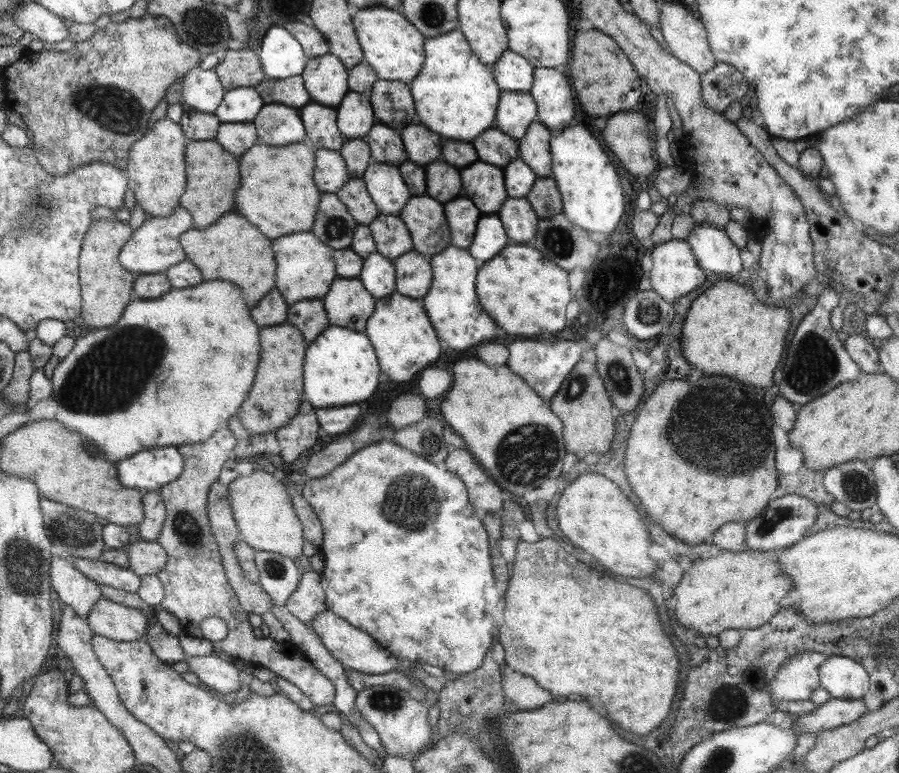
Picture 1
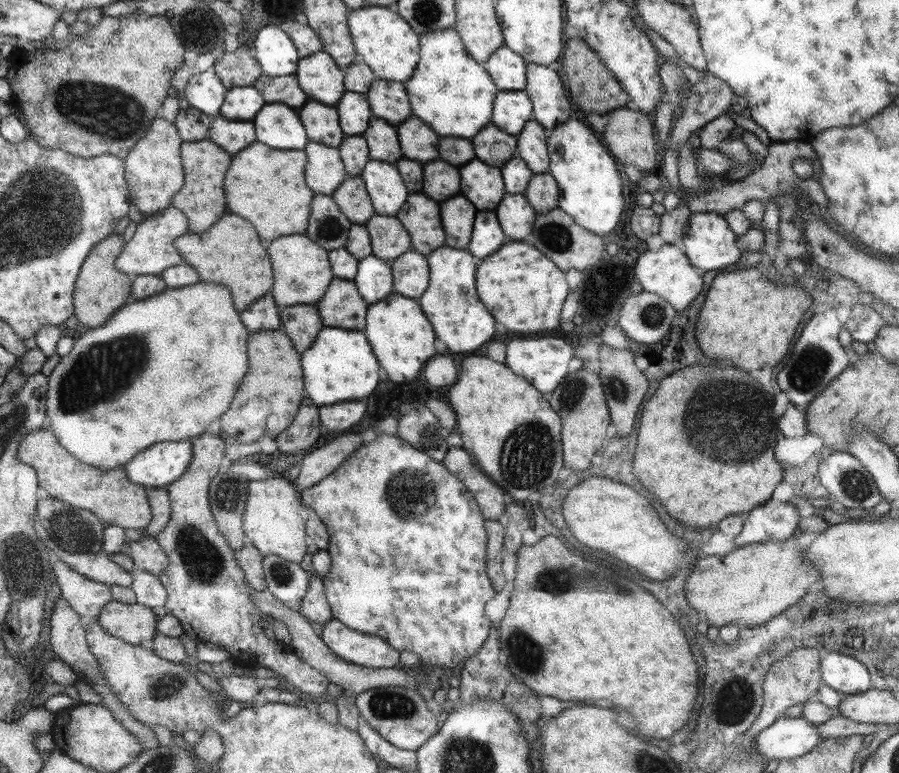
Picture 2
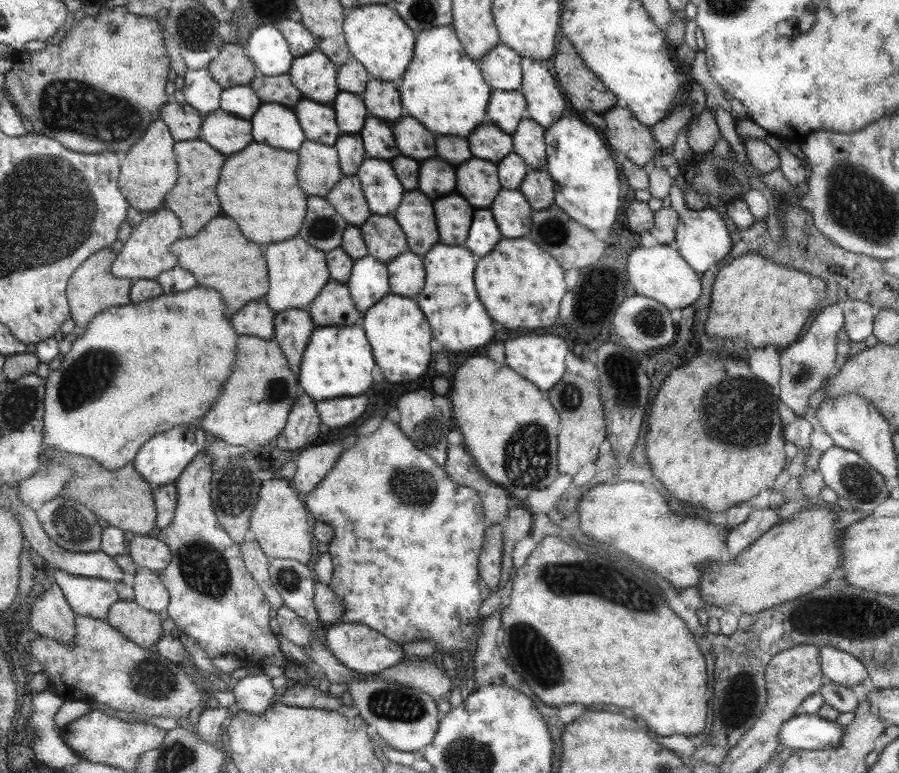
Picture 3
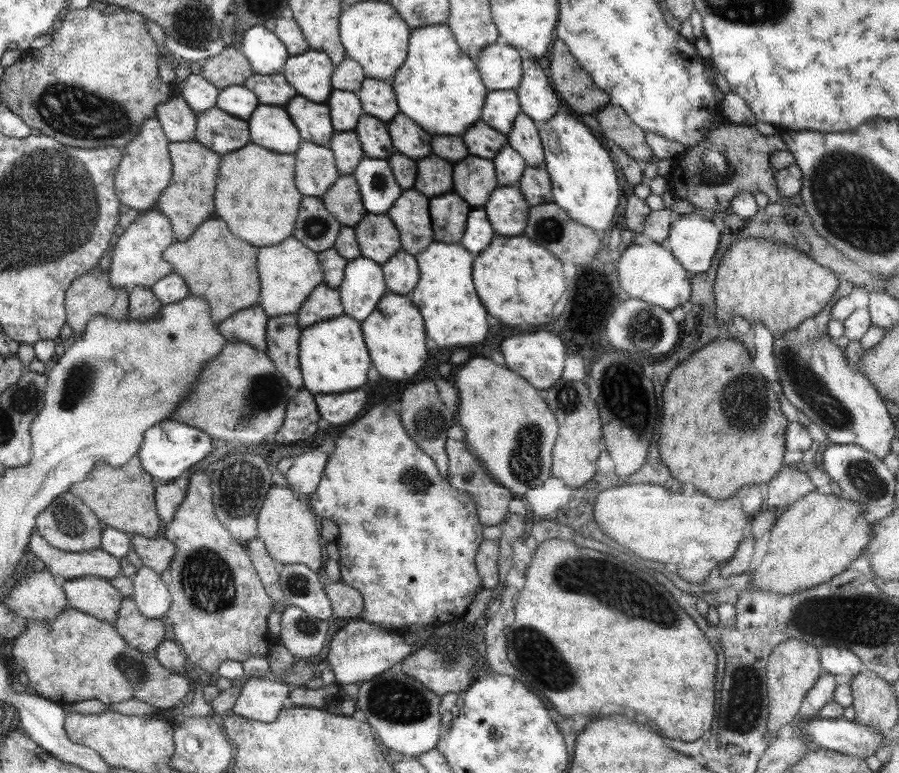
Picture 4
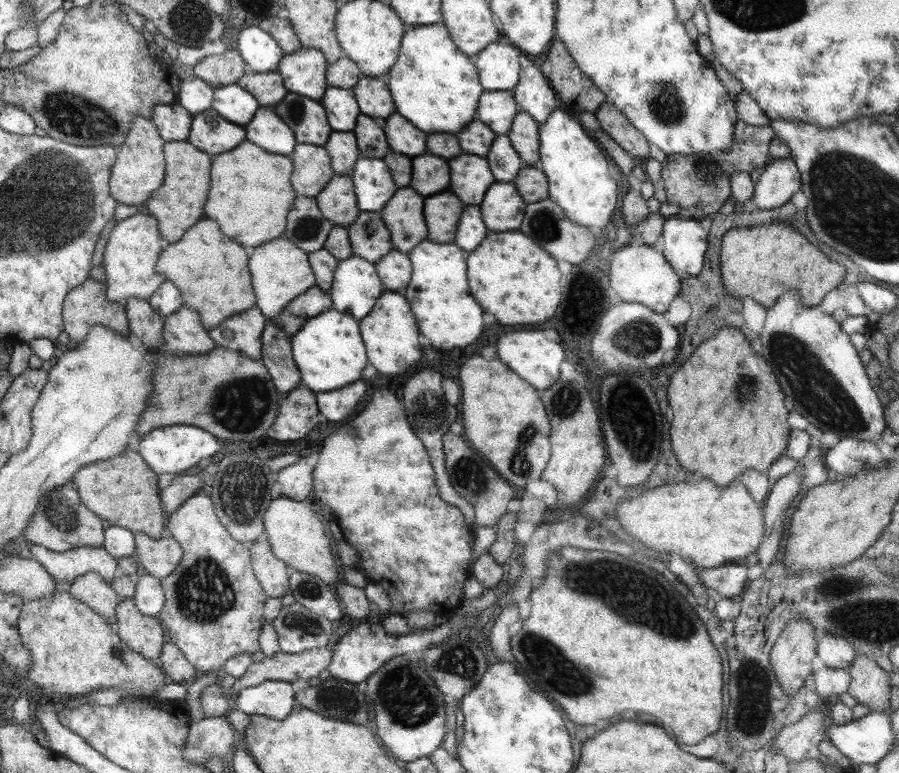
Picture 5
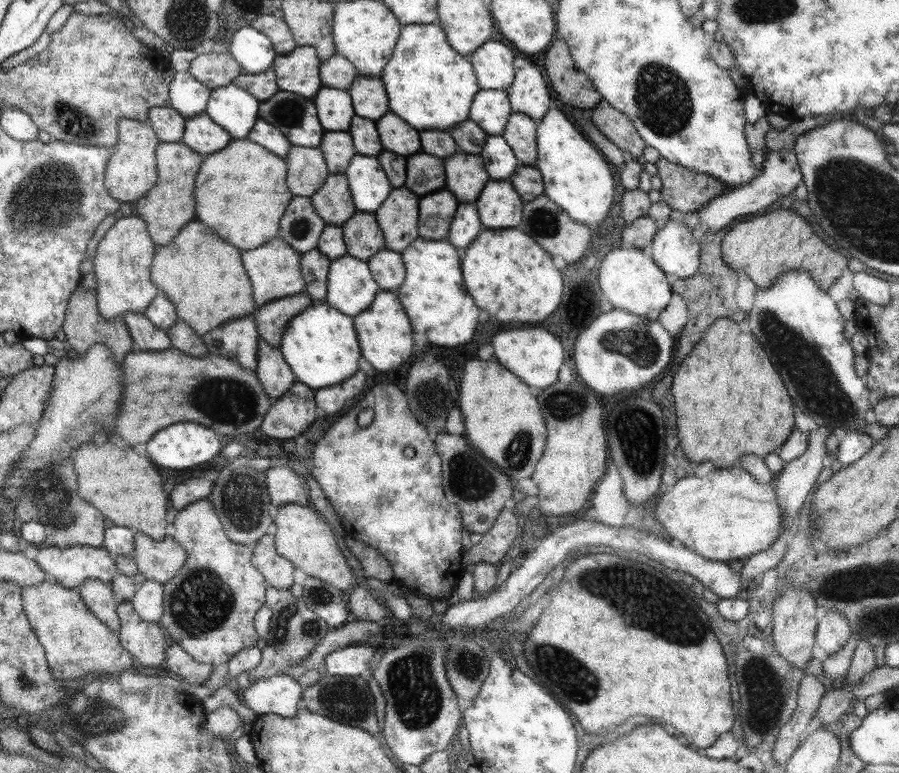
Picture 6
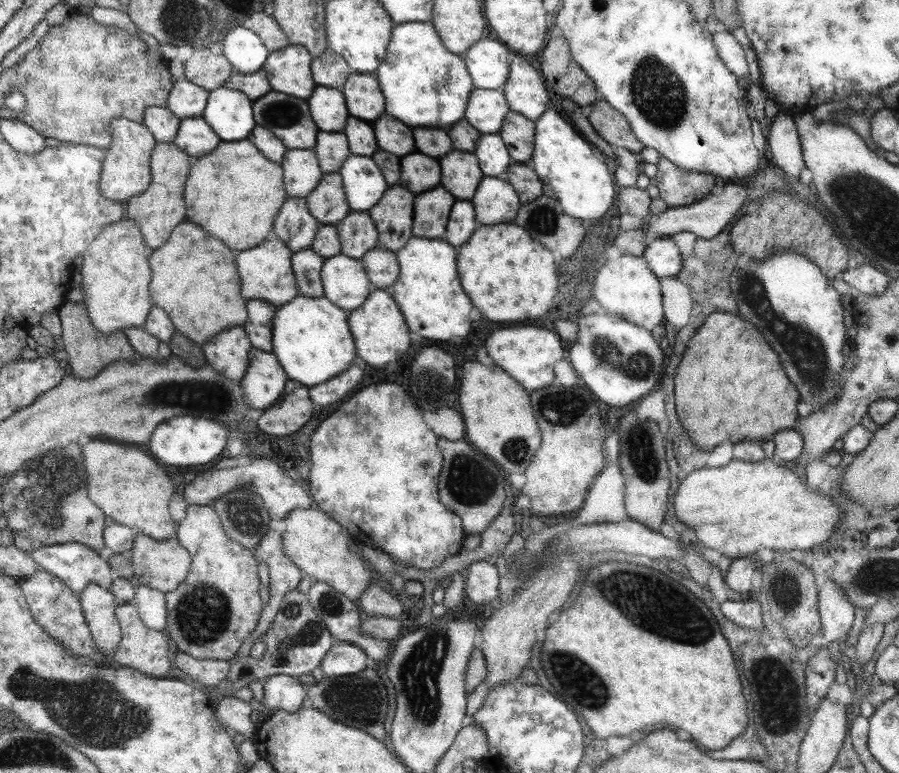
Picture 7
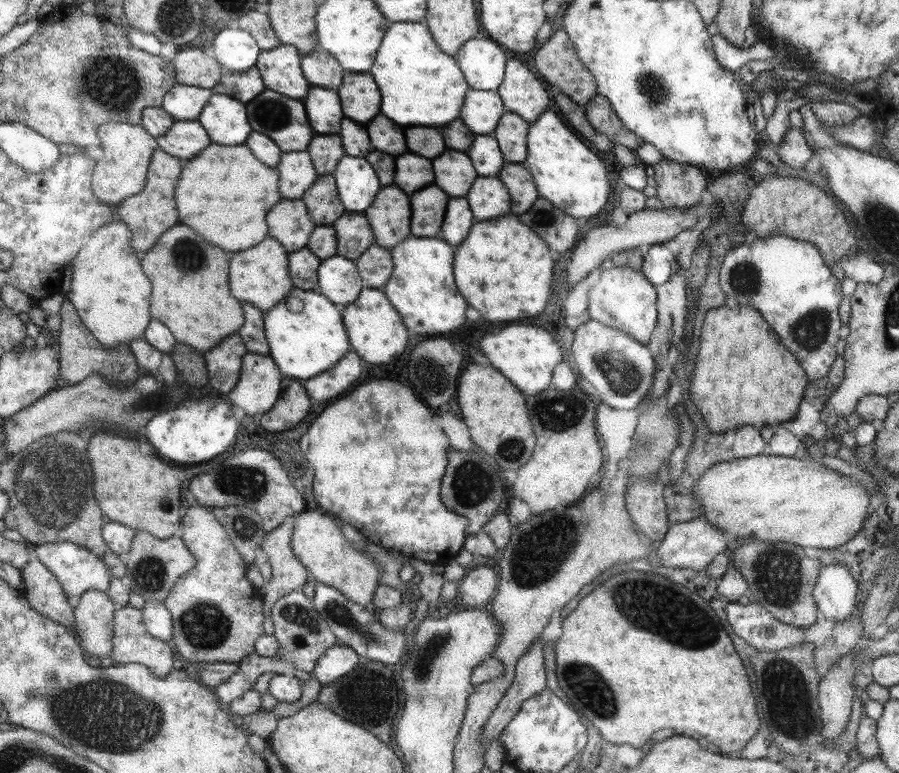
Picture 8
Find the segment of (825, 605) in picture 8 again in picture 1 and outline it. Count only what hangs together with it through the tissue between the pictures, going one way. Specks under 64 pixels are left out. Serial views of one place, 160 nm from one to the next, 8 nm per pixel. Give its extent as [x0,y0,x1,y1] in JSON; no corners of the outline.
[818,656,870,699]

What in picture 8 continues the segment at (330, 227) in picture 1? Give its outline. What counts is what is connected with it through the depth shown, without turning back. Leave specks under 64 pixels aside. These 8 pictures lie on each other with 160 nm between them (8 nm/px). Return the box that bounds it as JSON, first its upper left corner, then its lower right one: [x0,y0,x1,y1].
[267,199,315,254]

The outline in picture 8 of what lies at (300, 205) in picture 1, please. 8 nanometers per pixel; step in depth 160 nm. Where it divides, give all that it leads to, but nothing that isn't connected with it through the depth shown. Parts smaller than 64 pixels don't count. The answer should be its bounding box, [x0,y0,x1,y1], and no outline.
[174,143,282,252]

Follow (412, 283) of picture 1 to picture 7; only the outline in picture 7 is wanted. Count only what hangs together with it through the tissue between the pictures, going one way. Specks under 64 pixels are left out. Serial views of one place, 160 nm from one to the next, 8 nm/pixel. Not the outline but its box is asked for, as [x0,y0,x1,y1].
[360,246,399,290]

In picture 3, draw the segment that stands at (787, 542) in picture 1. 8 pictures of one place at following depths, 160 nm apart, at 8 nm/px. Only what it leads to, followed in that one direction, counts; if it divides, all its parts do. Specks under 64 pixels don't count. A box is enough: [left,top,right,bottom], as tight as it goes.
[725,508,782,560]

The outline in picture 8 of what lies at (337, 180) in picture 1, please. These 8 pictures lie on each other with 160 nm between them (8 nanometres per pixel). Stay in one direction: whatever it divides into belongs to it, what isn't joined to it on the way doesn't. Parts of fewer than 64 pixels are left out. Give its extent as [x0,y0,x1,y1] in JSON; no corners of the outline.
[277,151,317,199]

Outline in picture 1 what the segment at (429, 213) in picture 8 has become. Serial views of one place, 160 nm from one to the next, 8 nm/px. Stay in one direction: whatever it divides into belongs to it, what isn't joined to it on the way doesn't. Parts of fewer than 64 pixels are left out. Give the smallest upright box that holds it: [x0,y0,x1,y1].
[443,196,481,249]

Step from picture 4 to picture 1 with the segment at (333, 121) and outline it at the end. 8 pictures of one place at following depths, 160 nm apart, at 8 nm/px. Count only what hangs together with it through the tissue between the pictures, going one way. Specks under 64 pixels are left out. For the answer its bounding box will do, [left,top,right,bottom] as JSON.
[339,92,373,139]

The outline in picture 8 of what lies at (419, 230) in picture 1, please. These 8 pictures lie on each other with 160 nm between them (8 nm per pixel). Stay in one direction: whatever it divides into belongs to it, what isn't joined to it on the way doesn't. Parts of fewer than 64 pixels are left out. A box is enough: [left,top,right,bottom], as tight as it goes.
[361,184,410,250]

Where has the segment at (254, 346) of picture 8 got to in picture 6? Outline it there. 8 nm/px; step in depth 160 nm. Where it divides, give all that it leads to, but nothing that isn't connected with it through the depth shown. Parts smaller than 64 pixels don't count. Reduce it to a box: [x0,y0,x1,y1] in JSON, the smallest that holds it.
[252,291,315,347]

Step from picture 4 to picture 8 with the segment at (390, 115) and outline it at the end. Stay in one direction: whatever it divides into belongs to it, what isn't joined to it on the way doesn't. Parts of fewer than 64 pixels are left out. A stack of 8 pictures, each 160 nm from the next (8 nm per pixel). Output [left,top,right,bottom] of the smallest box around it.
[335,72,379,122]

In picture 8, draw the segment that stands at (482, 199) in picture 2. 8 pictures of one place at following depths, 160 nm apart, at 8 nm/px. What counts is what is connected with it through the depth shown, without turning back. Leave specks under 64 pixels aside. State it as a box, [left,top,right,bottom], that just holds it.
[430,149,478,198]

